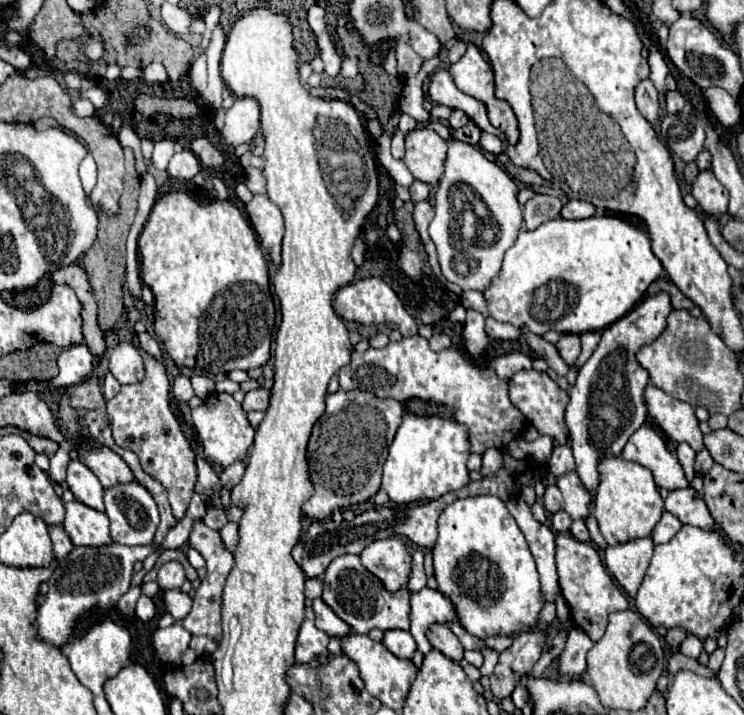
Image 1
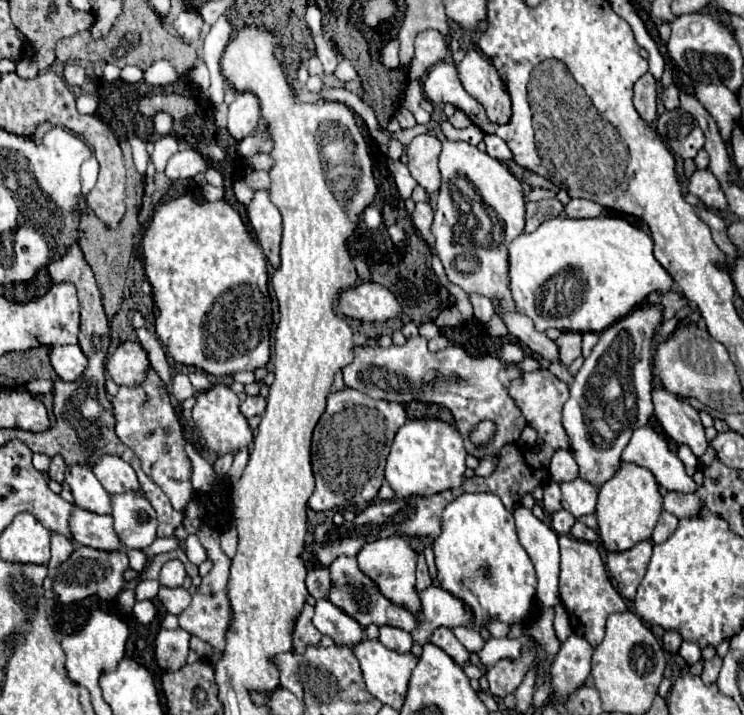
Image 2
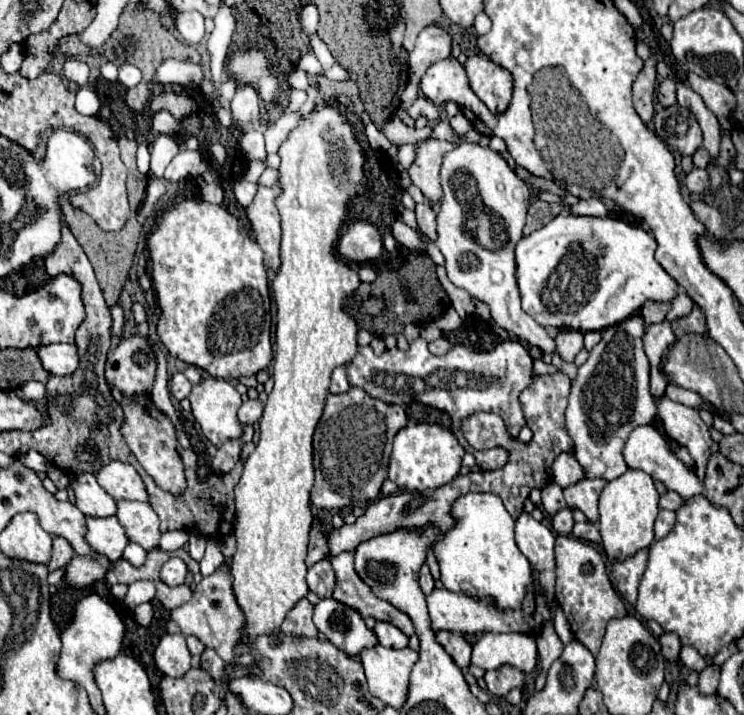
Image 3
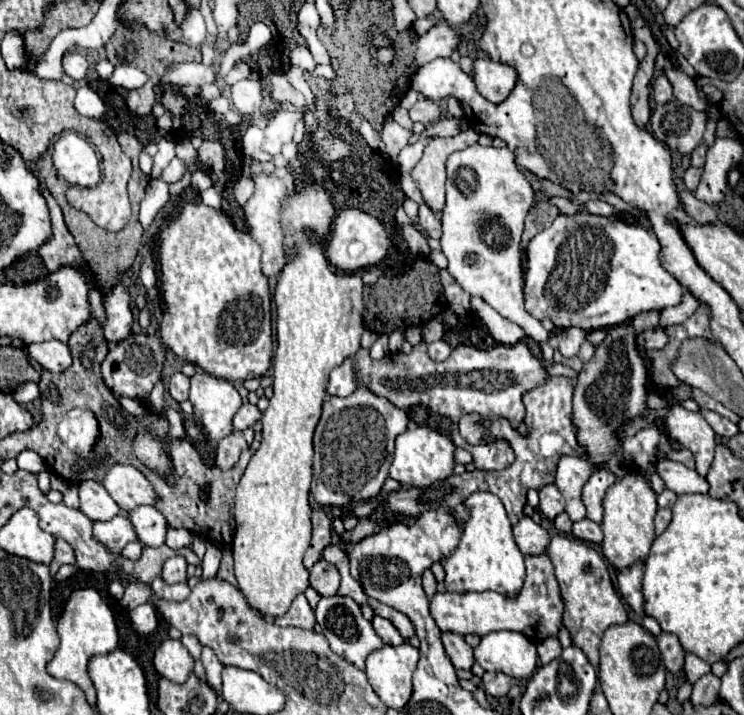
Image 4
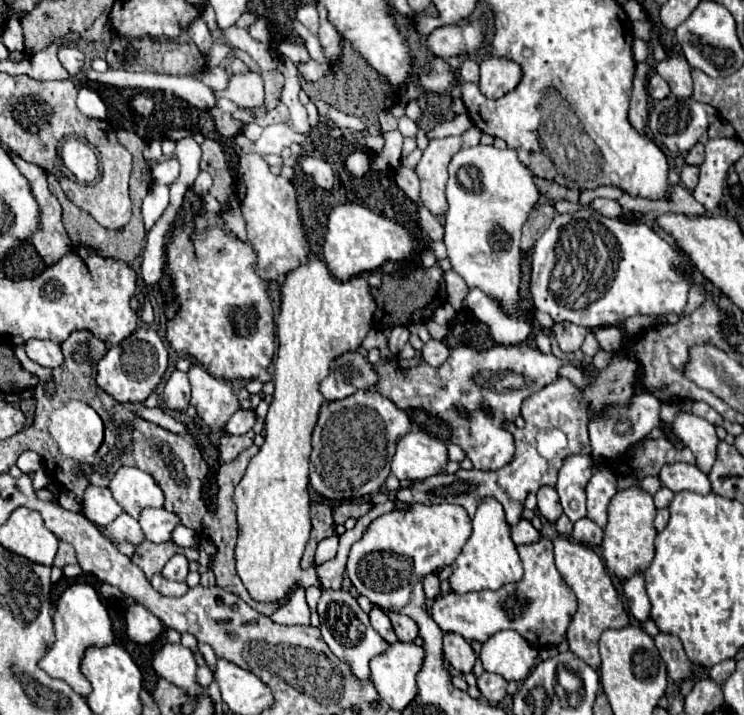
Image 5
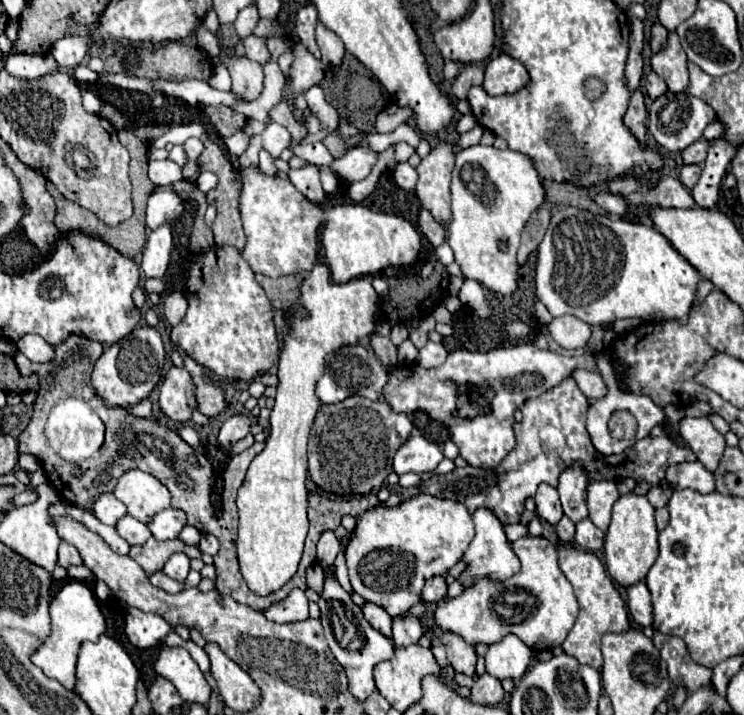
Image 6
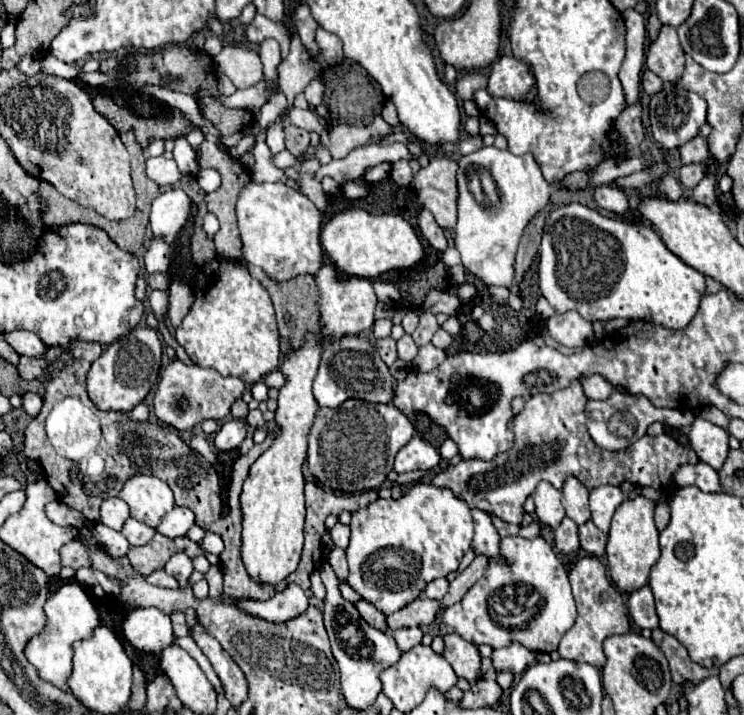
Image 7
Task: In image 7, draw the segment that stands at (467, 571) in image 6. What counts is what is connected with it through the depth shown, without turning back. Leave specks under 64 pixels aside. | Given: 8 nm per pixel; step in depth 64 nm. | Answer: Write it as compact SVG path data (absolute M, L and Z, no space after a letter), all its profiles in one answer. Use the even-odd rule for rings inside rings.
M478 508L472 510L476 534L472 540L472 550L476 556L486 556L488 562L502 560L500 556L500 534L496 532L496 526L490 520L488 512L482 512Z

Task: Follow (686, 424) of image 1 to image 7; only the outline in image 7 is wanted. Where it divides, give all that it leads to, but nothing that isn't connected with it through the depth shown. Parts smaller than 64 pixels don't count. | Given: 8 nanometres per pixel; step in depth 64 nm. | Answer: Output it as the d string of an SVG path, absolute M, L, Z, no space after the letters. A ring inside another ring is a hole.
M696 418L688 428L688 440L692 450L698 454L702 462L720 470L728 454L728 432L714 426L704 418Z

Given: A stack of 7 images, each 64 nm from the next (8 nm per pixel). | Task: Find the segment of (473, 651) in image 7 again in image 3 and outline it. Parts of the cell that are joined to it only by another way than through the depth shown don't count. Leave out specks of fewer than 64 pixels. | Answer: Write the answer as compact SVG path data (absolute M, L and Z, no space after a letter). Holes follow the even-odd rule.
M440 630L440 632L436 632L436 640L438 640L438 644L442 644L444 650L452 656L452 660L456 662L458 668L468 668L468 666L470 666L472 646L466 644L458 634L448 632L448 630Z

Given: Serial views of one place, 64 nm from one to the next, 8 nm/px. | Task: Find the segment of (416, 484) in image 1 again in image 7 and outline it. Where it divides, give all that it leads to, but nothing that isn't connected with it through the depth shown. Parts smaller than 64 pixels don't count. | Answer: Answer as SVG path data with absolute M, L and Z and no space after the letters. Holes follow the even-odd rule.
M416 434L396 454L394 470L398 474L410 472L410 470L432 470L434 466L438 466L438 462L440 462L438 450L434 446L430 446L426 440L422 440L422 436Z

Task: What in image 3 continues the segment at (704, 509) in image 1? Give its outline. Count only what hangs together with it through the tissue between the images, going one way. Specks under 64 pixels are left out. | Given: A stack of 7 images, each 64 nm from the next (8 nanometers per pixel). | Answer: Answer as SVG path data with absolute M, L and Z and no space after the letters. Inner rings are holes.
M666 492L666 494L661 495L659 500L660 508L667 510L678 510L680 504L682 504L682 498L676 492Z

